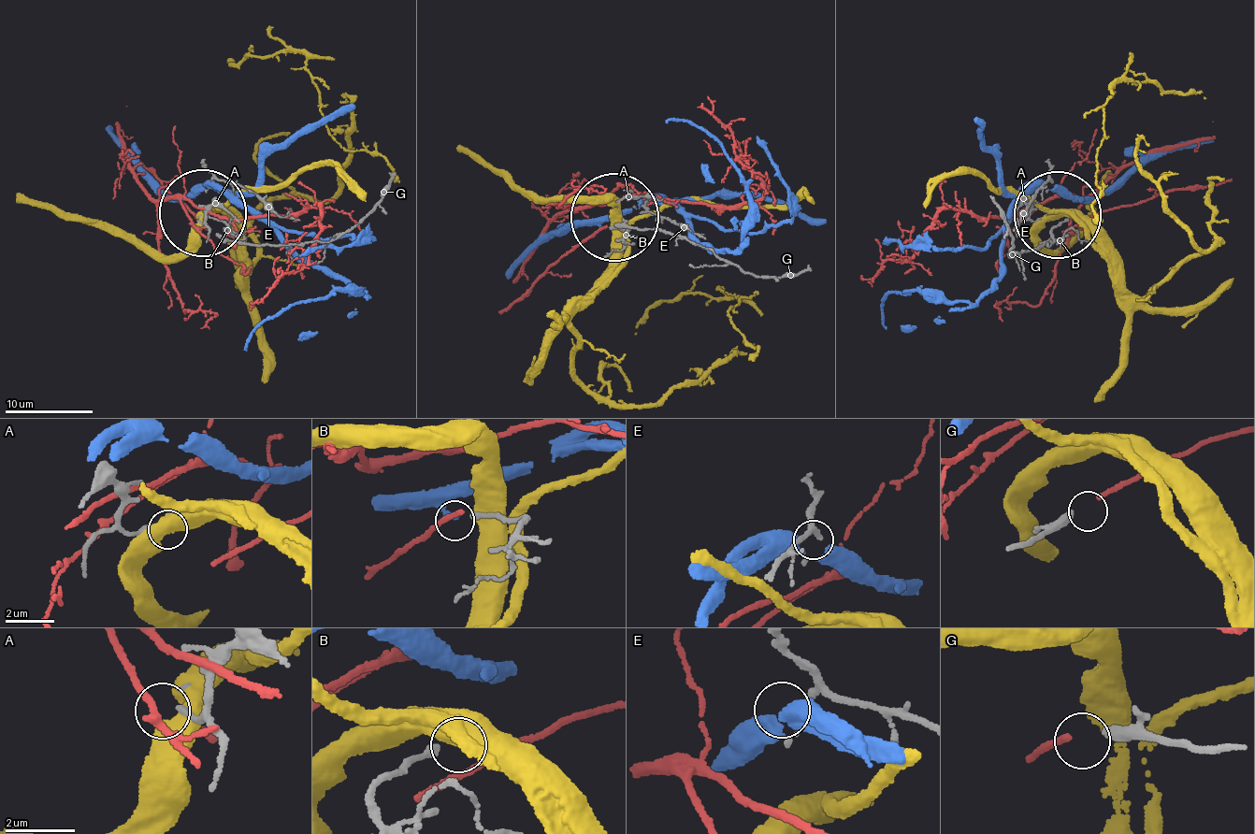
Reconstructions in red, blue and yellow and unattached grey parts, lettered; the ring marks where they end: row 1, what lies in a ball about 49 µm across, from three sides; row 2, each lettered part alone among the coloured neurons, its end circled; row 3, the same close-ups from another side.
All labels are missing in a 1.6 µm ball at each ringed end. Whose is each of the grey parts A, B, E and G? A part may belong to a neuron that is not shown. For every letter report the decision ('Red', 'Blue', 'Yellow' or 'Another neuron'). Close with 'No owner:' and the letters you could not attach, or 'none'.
A: Another neuron
B: Another neuron
E: Another neuron
G: Red
No owner: A, B, E

